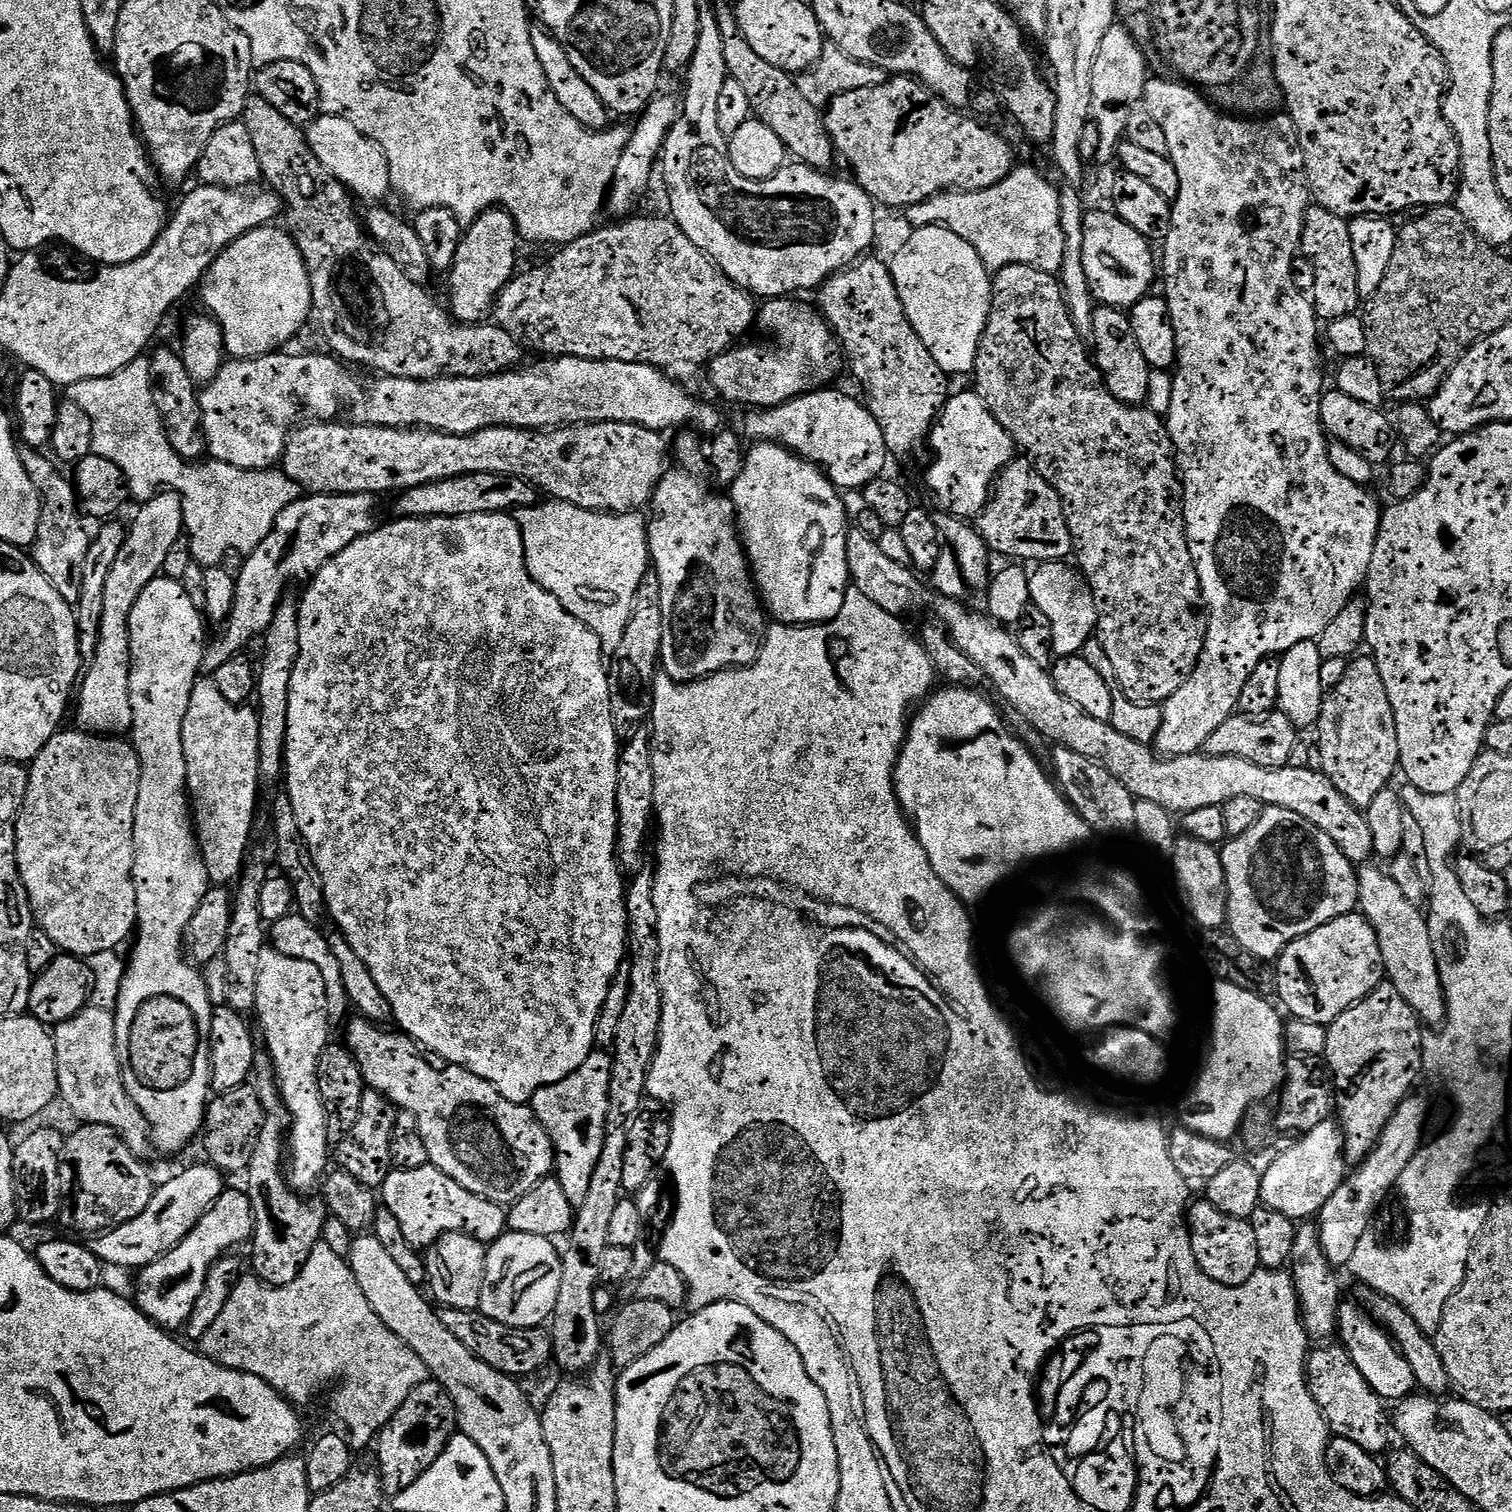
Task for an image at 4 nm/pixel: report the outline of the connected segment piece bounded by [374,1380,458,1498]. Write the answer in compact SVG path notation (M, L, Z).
M433 1380L424 1381L417 1386L409 1398L406 1398L406 1402L395 1412L390 1422L381 1429L376 1439L374 1452L378 1454L381 1487L385 1495L391 1498L397 1496L402 1489L408 1489L441 1456L457 1428L456 1407L445 1388Z

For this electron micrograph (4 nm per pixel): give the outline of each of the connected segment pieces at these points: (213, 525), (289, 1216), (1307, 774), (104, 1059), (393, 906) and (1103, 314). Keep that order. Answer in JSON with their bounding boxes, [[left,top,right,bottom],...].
[[66,355,301,569],[246,1055,328,1288],[848,538,1374,865],[55,1006,154,1158],[284,512,628,1104],[1090,307,1154,405]]

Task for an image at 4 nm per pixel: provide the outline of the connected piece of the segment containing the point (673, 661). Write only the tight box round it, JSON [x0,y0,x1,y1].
[647,430,766,684]

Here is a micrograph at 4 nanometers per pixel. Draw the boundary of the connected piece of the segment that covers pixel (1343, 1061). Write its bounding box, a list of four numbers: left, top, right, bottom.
[1323,982,1422,1162]

